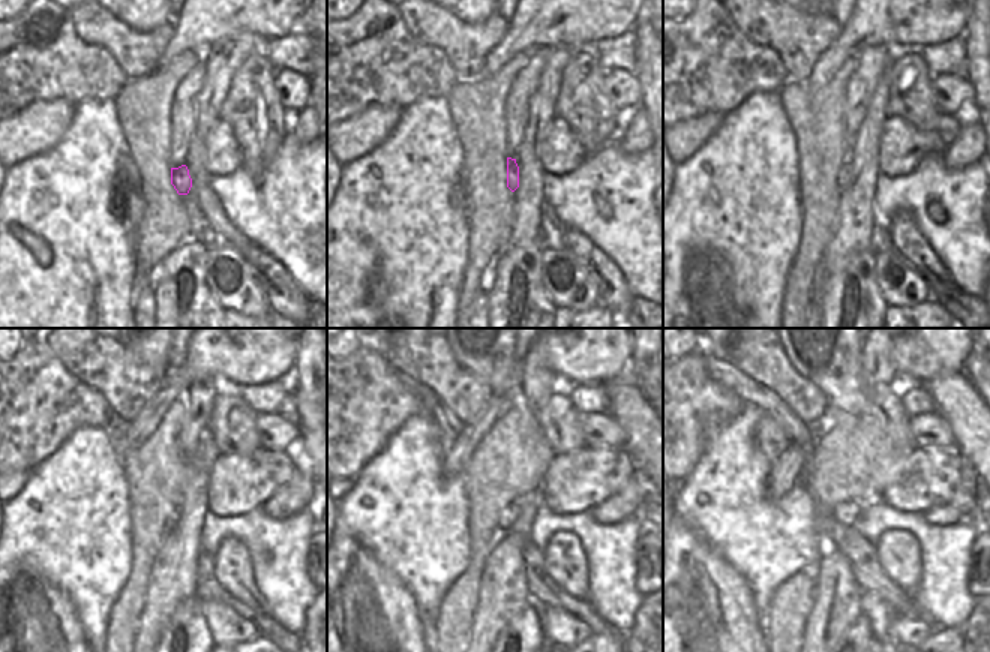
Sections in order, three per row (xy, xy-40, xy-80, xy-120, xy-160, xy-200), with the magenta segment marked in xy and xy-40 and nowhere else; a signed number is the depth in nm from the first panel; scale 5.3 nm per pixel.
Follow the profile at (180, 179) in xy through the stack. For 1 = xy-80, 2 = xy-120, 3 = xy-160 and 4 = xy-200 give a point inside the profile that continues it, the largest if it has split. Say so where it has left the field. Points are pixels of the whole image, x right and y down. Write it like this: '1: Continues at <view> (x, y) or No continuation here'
1: Continues at xy-80 (845, 174)
2: Continues at xy-120 (174, 513)
3: Continues at xy-160 (510, 513)
4: Continues at xy-200 (846, 513).

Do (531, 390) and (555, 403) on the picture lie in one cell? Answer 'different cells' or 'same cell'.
different cells

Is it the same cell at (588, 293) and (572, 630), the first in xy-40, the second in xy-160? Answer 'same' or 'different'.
same

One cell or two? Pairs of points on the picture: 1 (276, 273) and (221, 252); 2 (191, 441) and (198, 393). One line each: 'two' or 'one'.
1: two
2: one

